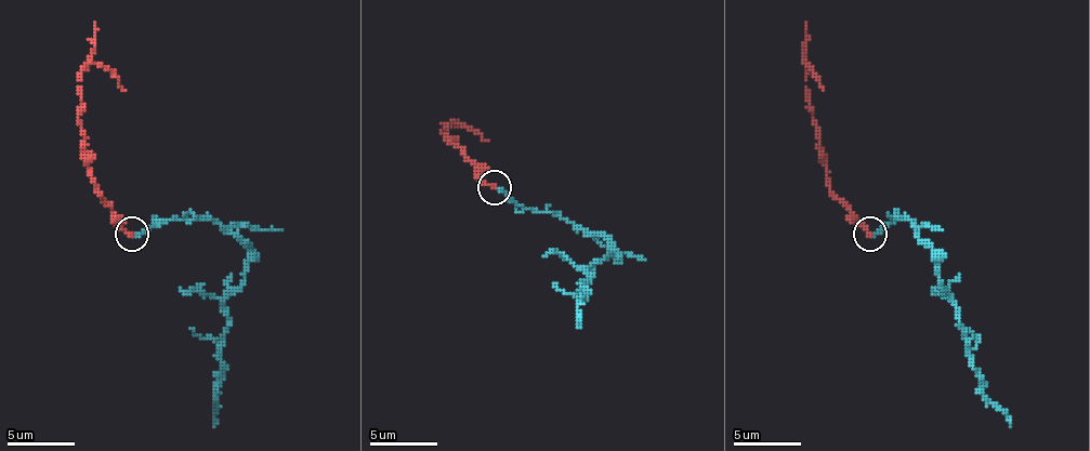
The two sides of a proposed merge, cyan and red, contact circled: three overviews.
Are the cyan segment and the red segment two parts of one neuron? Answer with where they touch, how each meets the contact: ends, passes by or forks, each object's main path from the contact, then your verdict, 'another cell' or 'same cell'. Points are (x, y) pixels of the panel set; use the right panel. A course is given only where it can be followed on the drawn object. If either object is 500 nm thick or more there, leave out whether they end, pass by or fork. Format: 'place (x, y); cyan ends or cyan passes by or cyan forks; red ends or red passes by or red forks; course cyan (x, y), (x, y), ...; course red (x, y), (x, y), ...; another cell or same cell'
place (869, 234); cyan ends; red ends; course cyan (870, 233), (891, 220), (908, 220), (932, 250), (980, 389), (1010, 426); course red (870, 233), (830, 189), (813, 118), (806, 63), (823, 91); same cell

